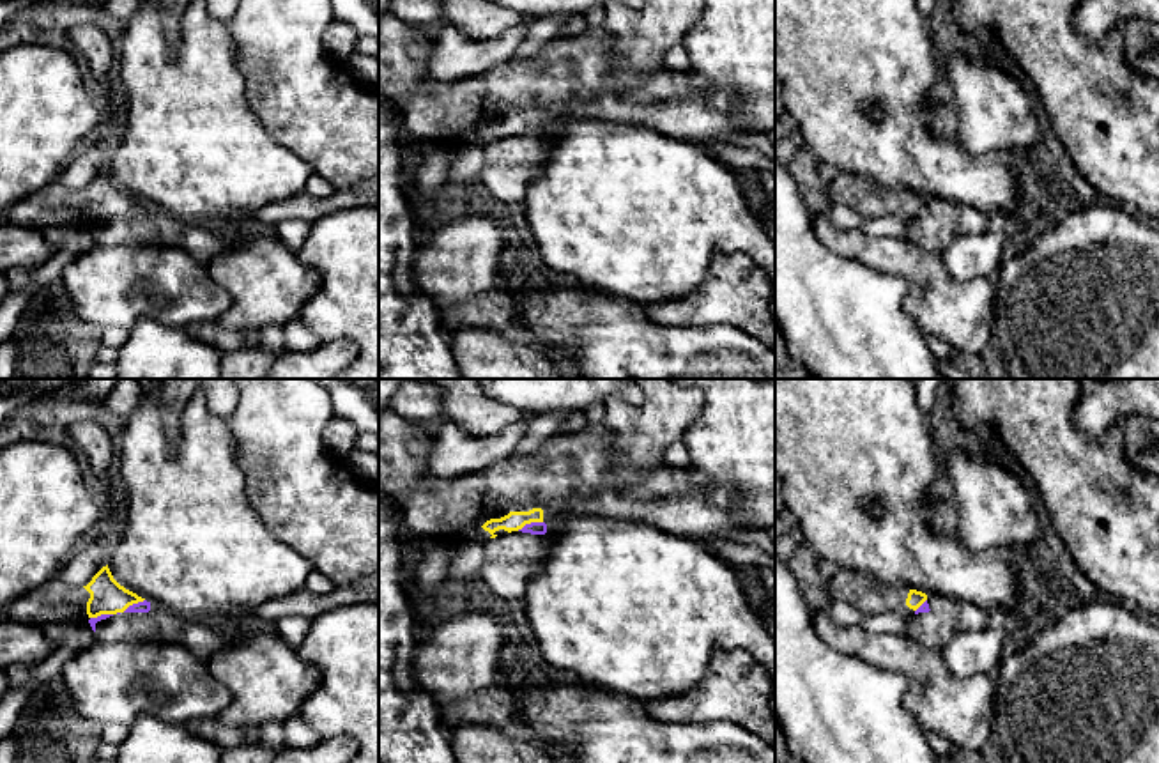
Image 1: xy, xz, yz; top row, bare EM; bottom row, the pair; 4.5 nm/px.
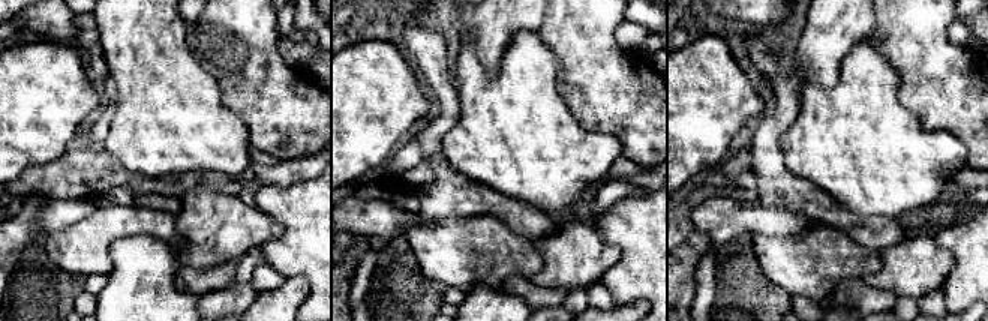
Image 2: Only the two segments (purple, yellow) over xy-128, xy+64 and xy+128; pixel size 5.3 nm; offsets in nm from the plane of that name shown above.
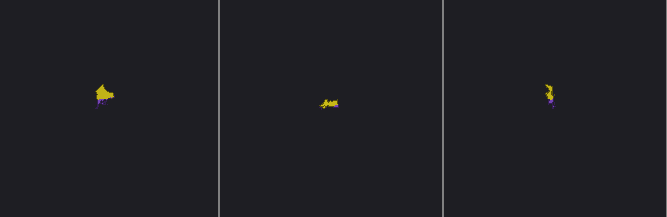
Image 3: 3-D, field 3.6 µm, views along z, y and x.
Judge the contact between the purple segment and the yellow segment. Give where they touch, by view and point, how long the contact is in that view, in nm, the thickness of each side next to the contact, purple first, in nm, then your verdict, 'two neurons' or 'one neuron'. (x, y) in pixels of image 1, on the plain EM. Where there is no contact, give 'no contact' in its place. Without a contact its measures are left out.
contact xz (531, 126); length 130 nm; calibres 60 and 90 nm; two neurons

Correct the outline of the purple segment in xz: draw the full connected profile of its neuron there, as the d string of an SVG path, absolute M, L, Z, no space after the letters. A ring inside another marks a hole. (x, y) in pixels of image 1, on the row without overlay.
M559 122L526 127L485 145L485 163L480 182L501 202L520 209L527 188L541 175Z

